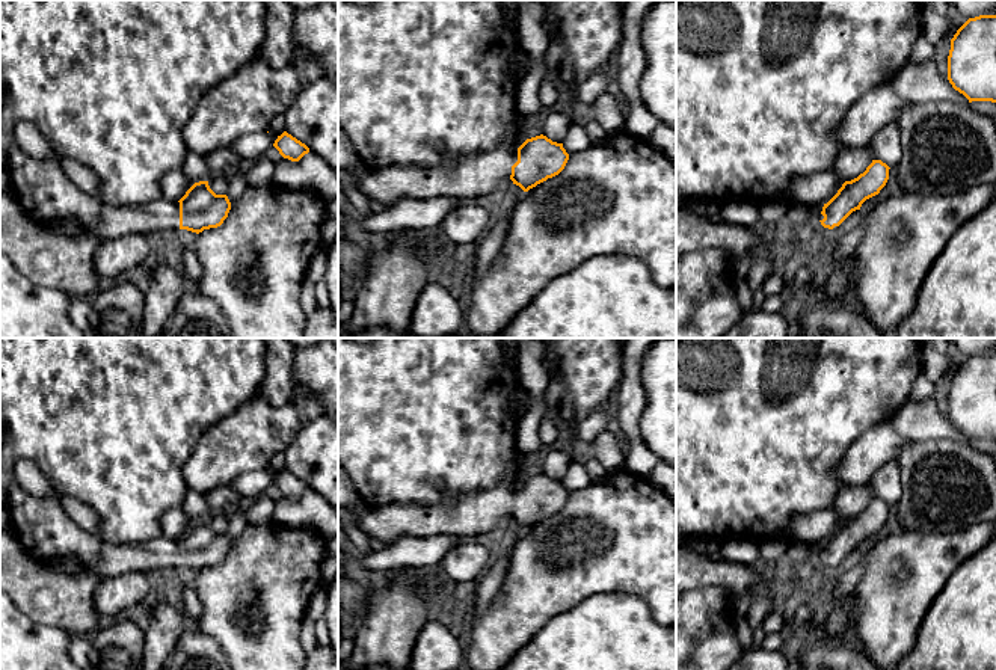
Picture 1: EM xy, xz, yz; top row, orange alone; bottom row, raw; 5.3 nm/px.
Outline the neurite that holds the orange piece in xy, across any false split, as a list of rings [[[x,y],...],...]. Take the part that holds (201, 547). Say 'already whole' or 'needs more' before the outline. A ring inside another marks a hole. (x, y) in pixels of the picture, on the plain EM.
needs more; [[[199,519],[177,540],[161,536],[128,545],[104,542],[98,558],[89,567],[72,557],[42,564],[57,572],[88,572],[101,578],[119,576],[133,570],[146,575],[152,569],[168,566],[199,572],[204,567],[220,564],[229,548],[231,540],[226,533],[216,533],[208,519]]]

